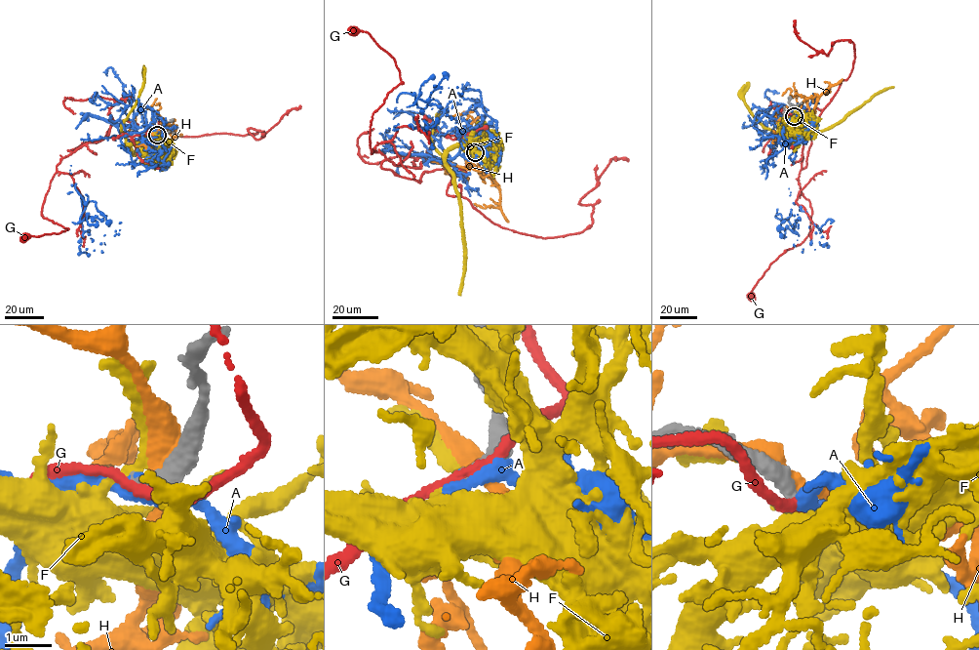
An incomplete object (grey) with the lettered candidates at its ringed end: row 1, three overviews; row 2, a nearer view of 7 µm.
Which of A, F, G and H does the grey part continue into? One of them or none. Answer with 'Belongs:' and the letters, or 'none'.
Belongs: A

